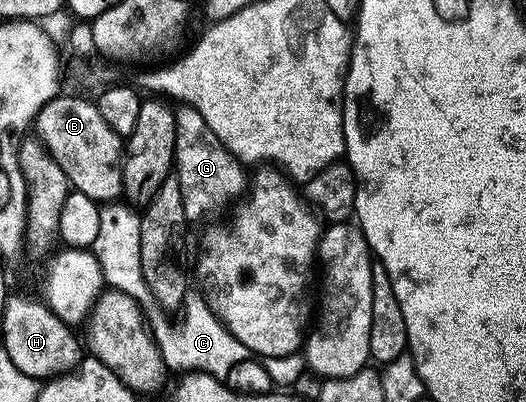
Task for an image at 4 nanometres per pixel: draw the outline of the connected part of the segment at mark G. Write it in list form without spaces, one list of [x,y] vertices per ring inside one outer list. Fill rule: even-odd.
[[[181,104],[175,110],[176,115],[176,159],[174,176],[180,180],[182,203],[189,219],[196,219],[203,213],[212,213],[220,209],[236,192],[246,185],[245,166],[226,146],[206,127],[206,119],[198,115],[194,107]]]

